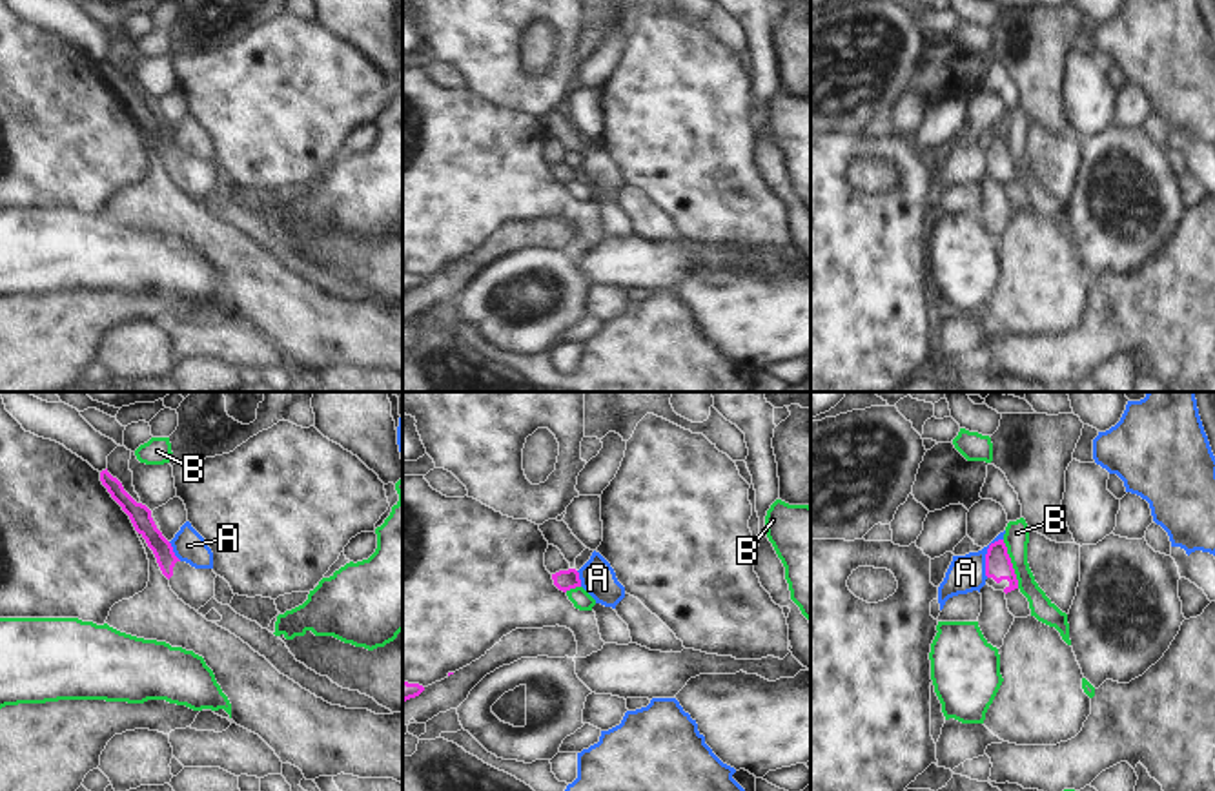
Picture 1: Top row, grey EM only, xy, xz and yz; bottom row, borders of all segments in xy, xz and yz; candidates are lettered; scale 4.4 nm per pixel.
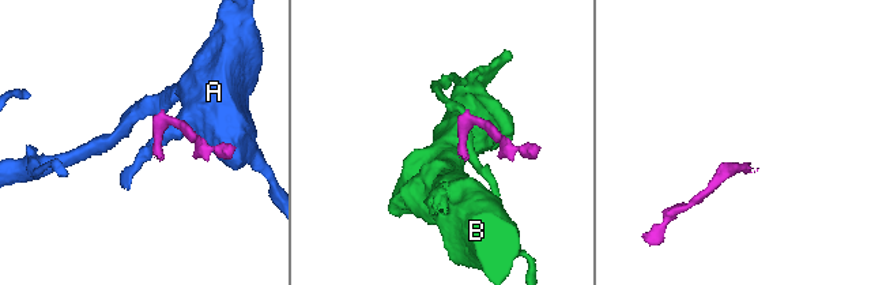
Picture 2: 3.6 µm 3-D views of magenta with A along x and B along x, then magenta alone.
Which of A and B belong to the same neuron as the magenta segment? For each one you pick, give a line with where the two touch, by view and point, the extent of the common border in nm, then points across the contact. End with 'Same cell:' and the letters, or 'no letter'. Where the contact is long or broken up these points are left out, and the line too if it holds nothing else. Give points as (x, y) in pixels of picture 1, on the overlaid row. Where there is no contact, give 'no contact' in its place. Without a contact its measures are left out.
Same cell: no letter

